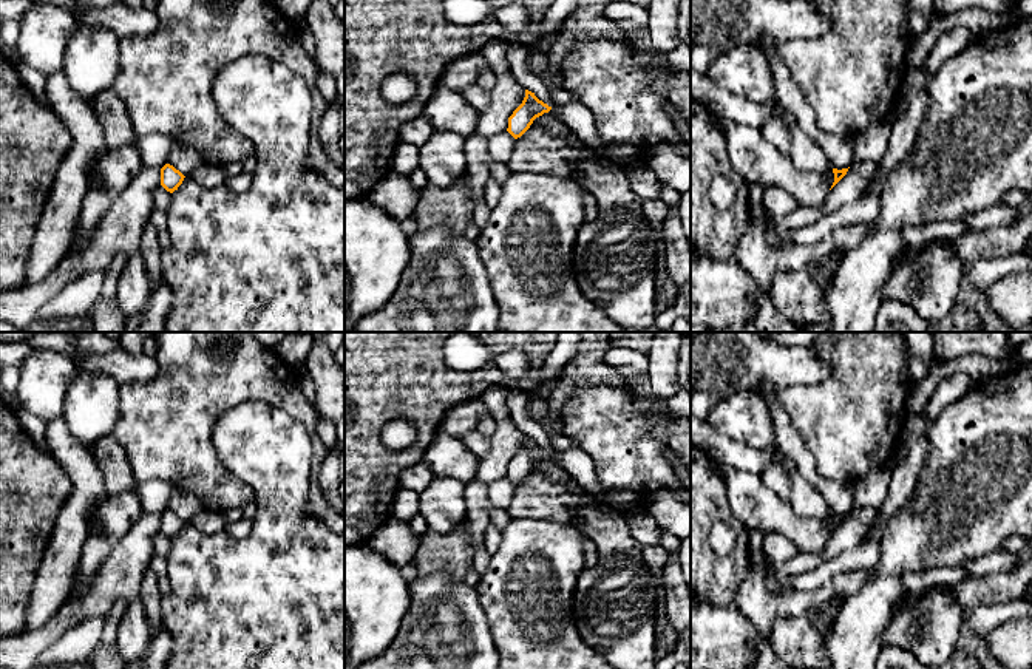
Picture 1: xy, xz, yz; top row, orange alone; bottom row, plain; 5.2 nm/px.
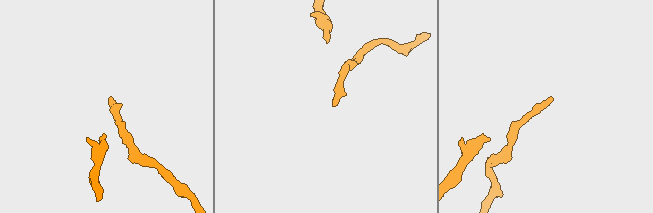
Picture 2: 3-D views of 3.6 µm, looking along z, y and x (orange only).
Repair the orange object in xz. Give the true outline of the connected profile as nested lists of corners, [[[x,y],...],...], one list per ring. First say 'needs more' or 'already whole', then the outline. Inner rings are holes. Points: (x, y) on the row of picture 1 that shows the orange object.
already whole; [[[525,90],[522,104],[508,117],[507,131],[514,138],[521,138],[533,124],[533,121],[544,113],[548,113],[552,107],[539,100],[535,93]]]

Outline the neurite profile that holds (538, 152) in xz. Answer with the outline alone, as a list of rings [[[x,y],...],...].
[[[535,119],[530,128],[516,139],[507,165],[511,173],[572,179],[575,168],[582,164],[587,155],[596,155],[596,151],[587,147],[573,131],[552,134],[541,121]]]

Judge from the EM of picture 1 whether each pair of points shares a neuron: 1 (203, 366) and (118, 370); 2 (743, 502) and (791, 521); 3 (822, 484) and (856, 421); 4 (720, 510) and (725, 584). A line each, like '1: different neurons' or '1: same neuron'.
1: different neurons
2: same neuron
3: different neurons
4: same neuron

